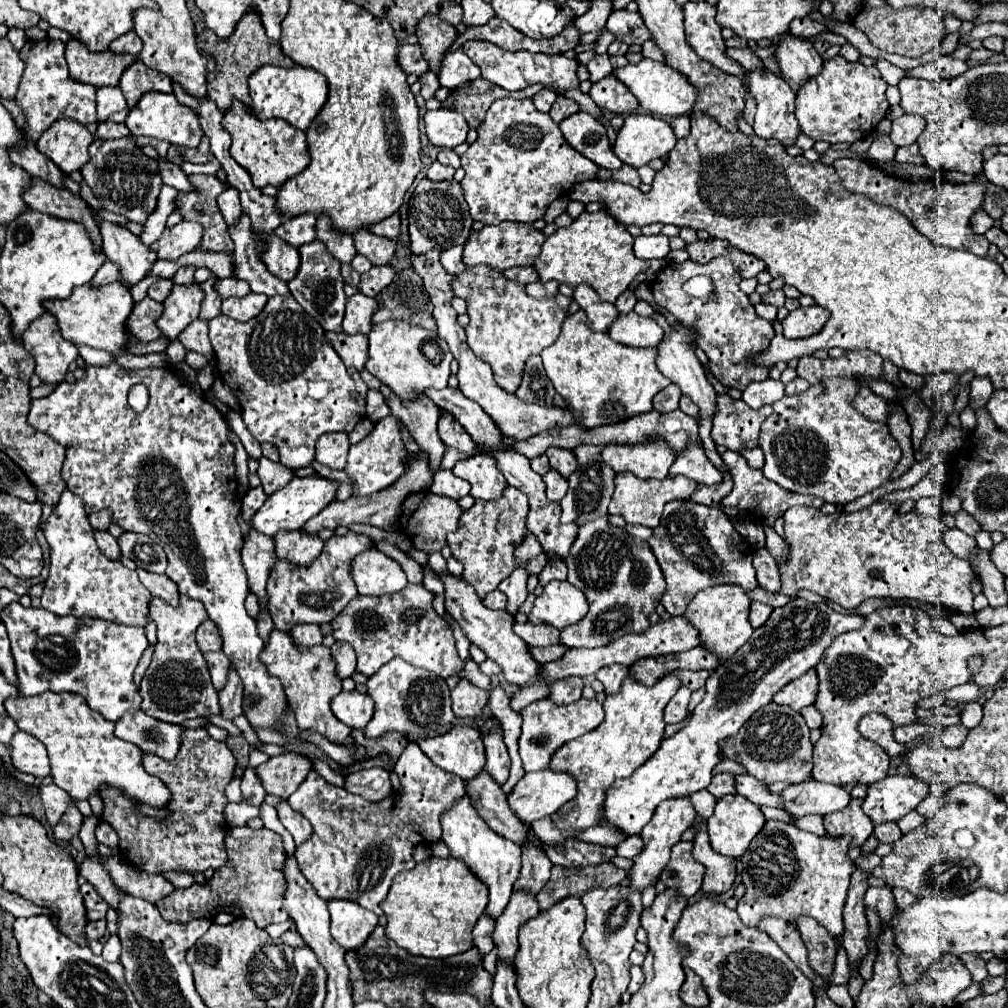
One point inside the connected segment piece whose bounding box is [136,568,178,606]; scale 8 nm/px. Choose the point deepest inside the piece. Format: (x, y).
(158, 584)

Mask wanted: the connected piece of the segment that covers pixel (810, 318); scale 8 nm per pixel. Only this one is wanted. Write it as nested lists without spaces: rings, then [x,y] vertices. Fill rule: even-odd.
[[[818,304],[808,308],[798,308],[788,314],[788,318],[782,322],[784,336],[786,338],[806,338],[822,330],[822,326],[828,322],[830,312]]]

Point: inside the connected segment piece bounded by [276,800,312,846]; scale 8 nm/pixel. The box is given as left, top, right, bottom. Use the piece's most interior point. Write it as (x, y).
(300, 829)

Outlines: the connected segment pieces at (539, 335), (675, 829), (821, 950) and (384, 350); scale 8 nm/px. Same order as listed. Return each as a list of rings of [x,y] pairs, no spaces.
[[[474,266],[464,274],[458,274],[454,280],[454,292],[468,304],[470,324],[466,328],[466,342],[470,350],[492,366],[496,384],[514,394],[520,386],[528,358],[556,342],[570,298],[562,294],[542,300],[530,298],[522,284],[506,280],[502,272],[488,270],[488,266]]]
[[[674,798],[674,800],[662,802],[658,806],[658,810],[654,812],[654,818],[640,832],[644,848],[642,848],[642,852],[638,856],[634,856],[634,866],[628,872],[628,876],[630,876],[630,884],[628,886],[630,888],[642,892],[644,888],[648,888],[648,886],[658,882],[660,872],[666,868],[666,864],[670,860],[670,848],[680,840],[682,832],[692,826],[694,818],[696,818],[696,810],[692,808],[690,798]]]
[[[802,918],[802,922],[798,922],[798,930],[808,948],[810,968],[818,976],[826,978],[826,984],[830,984],[836,958],[836,940],[830,938],[830,934],[826,934],[818,922],[812,922],[812,918]]]
[[[388,320],[374,324],[368,340],[370,350],[366,370],[402,400],[416,400],[418,394],[424,394],[428,388],[442,390],[448,386],[452,354],[444,338],[438,338],[436,332],[424,330],[420,326],[410,326],[402,320]]]

